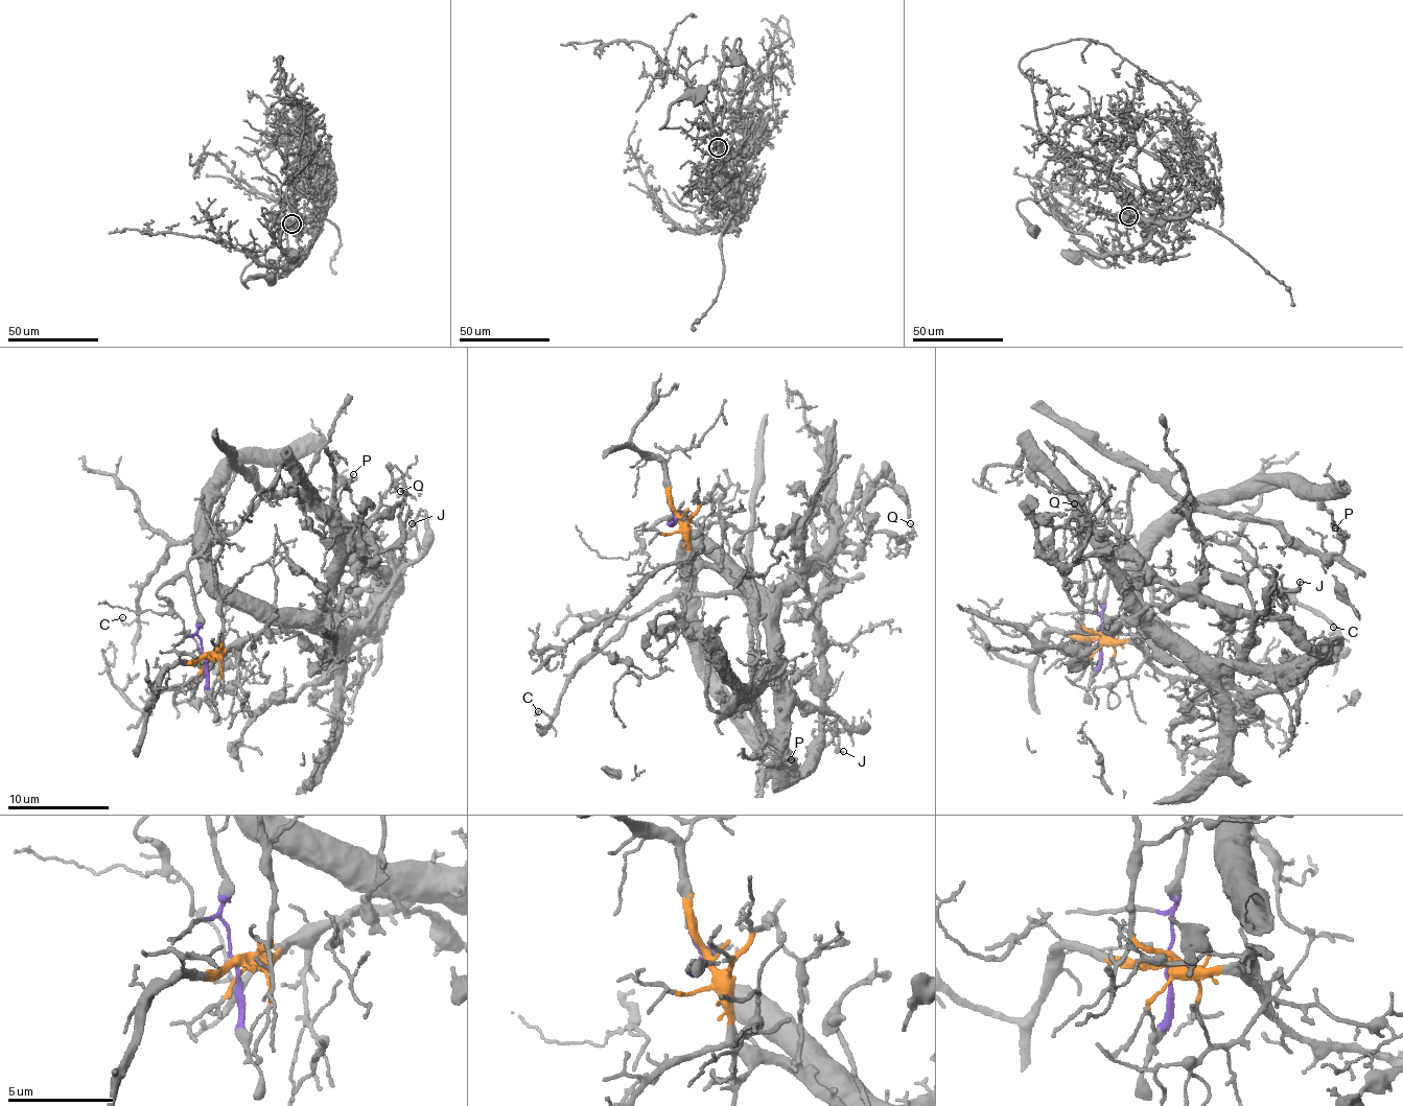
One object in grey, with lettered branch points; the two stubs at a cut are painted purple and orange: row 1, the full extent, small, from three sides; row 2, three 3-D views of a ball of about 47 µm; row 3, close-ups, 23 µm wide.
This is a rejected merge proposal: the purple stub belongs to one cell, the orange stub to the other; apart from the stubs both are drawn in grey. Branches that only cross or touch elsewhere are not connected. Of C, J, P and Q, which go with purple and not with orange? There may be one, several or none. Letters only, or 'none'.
C, P

